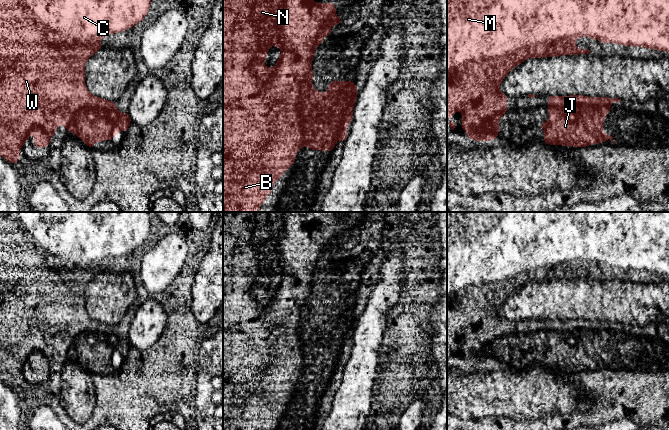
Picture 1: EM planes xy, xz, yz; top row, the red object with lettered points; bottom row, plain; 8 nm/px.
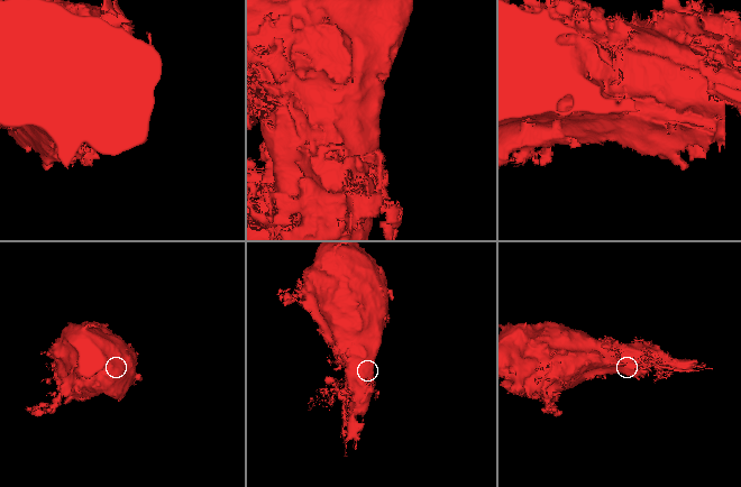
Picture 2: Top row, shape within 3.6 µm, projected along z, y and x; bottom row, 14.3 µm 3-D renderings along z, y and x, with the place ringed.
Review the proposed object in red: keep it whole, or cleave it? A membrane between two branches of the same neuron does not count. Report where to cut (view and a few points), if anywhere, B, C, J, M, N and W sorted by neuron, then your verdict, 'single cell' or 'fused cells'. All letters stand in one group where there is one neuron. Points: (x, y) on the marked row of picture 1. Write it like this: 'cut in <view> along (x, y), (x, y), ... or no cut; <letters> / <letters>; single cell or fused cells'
cut in xz along (318, 91), (316, 116), (296, 124), (281, 167); B C M N W / J; fused cells

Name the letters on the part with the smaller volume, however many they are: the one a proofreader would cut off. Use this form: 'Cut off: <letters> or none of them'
Cut off: J

